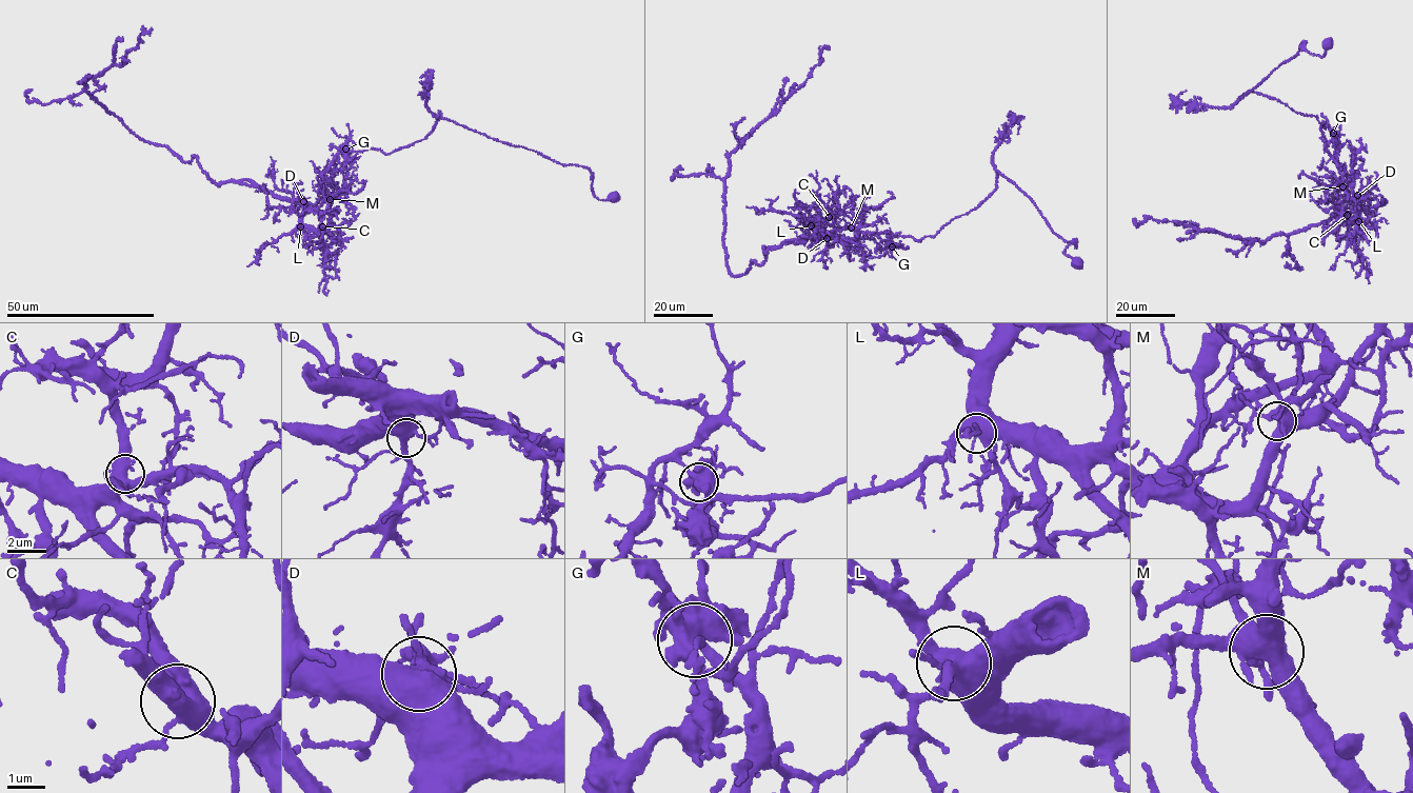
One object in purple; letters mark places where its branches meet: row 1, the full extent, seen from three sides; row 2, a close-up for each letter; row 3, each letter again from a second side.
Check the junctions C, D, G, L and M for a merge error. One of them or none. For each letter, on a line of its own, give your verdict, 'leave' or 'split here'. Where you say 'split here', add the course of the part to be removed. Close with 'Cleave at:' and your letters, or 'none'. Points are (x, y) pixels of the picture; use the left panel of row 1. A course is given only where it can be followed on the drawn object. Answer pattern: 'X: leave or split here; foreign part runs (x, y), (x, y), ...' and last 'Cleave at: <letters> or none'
C: leave
D: leave
G: split here; foreign part runs (346, 149), (387, 154), (413, 144), (438, 112), (588, 167), (598, 199), (618, 195)
L: leave
M: leave
Cleave at: G

